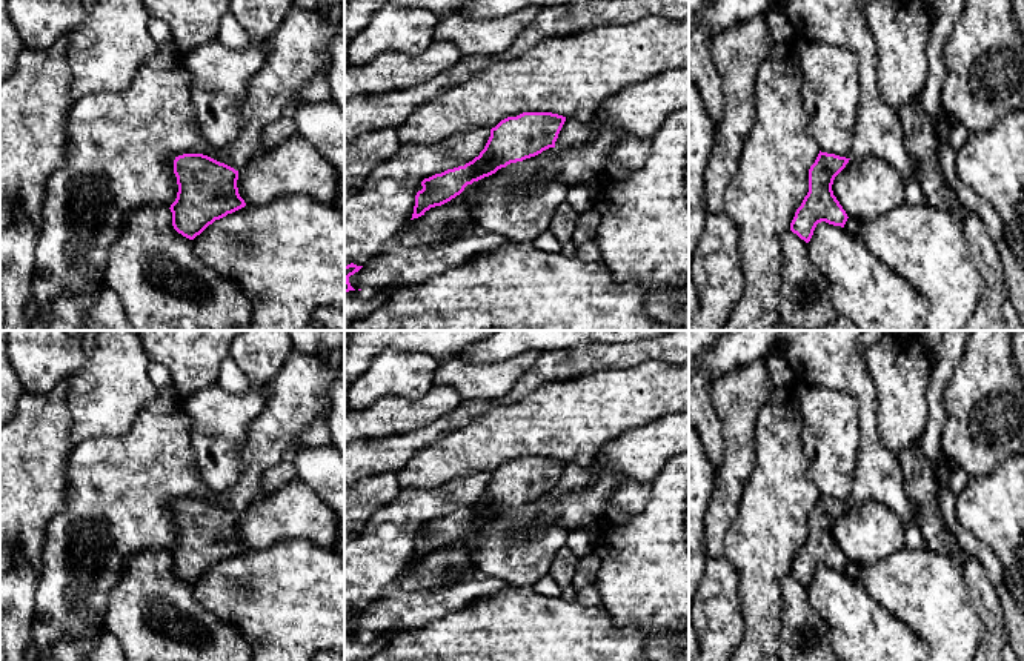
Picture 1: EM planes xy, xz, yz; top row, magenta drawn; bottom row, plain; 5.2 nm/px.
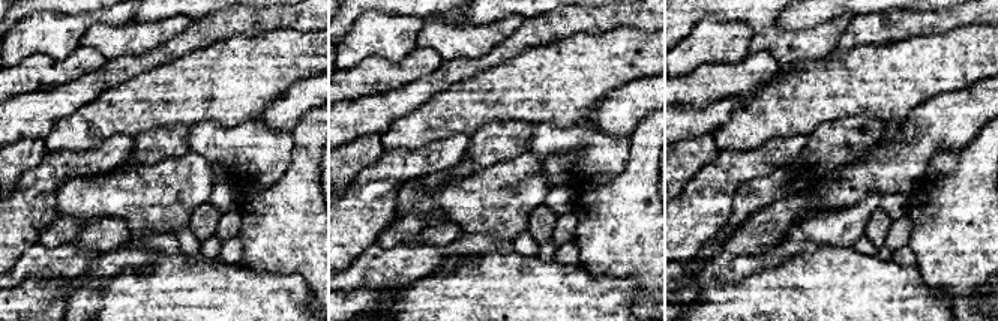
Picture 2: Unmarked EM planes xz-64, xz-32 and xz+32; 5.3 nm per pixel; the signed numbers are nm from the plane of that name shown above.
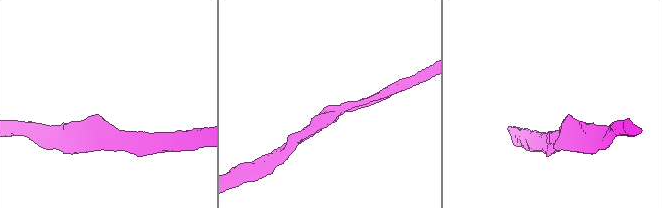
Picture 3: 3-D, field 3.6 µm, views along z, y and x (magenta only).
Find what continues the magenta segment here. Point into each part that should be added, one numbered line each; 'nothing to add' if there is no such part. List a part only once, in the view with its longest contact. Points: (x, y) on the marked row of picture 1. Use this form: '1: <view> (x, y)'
nothing to add

